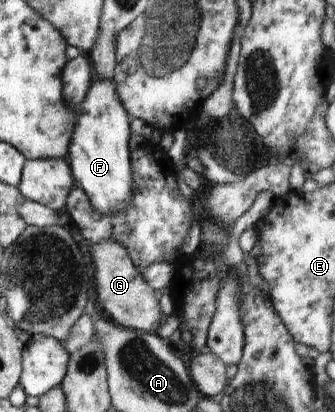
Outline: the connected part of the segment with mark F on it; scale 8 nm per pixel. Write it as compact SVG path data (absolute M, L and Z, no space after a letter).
M95 75L83 102L76 106L74 127L67 149L67 161L77 186L86 192L91 204L104 215L122 211L132 199L132 168L130 161L130 121L117 96L113 80Z

